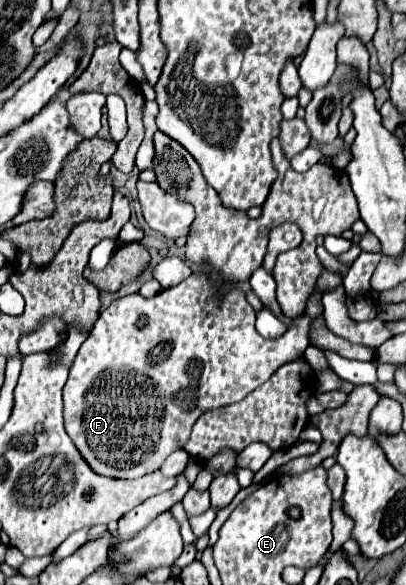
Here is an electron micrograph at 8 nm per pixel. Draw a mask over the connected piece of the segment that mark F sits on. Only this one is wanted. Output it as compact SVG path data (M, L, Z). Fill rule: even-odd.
M190 275L188 279L184 279L180 285L176 287L170 287L170 289L164 289L160 295L156 297L142 297L140 293L132 293L132 295L124 295L124 297L118 297L110 303L110 307L106 311L102 311L102 315L98 317L88 341L84 341L84 345L80 347L78 355L76 355L76 363L70 367L70 377L64 385L64 427L66 427L66 433L70 435L70 439L74 441L74 445L78 447L80 455L86 459L86 463L92 467L92 471L96 471L98 475L104 475L104 477L122 477L122 479L136 479L136 477L142 477L146 473L152 473L152 471L158 471L160 465L164 463L164 459L176 451L176 449L182 449L190 437L190 431L192 431L192 425L196 423L196 419L204 413L204 411L210 411L210 409L218 409L218 407L226 407L226 405L232 405L232 403L238 403L240 399L244 399L252 389L256 389L258 385L266 383L270 379L270 375L284 363L290 363L290 361L296 361L298 357L304 355L304 349L308 347L308 317L298 317L294 319L294 325L276 341L268 341L268 339L262 339L262 335L258 335L256 327L254 327L254 319L256 319L256 313L254 309L250 307L250 303L246 301L244 293L234 289L230 291L226 297L218 299L216 297L216 289L210 285L208 277L206 275ZM140 315L148 315L148 325L138 329L136 327L136 321ZM126 379L130 379L130 399L124 397L124 391L126 391Z

